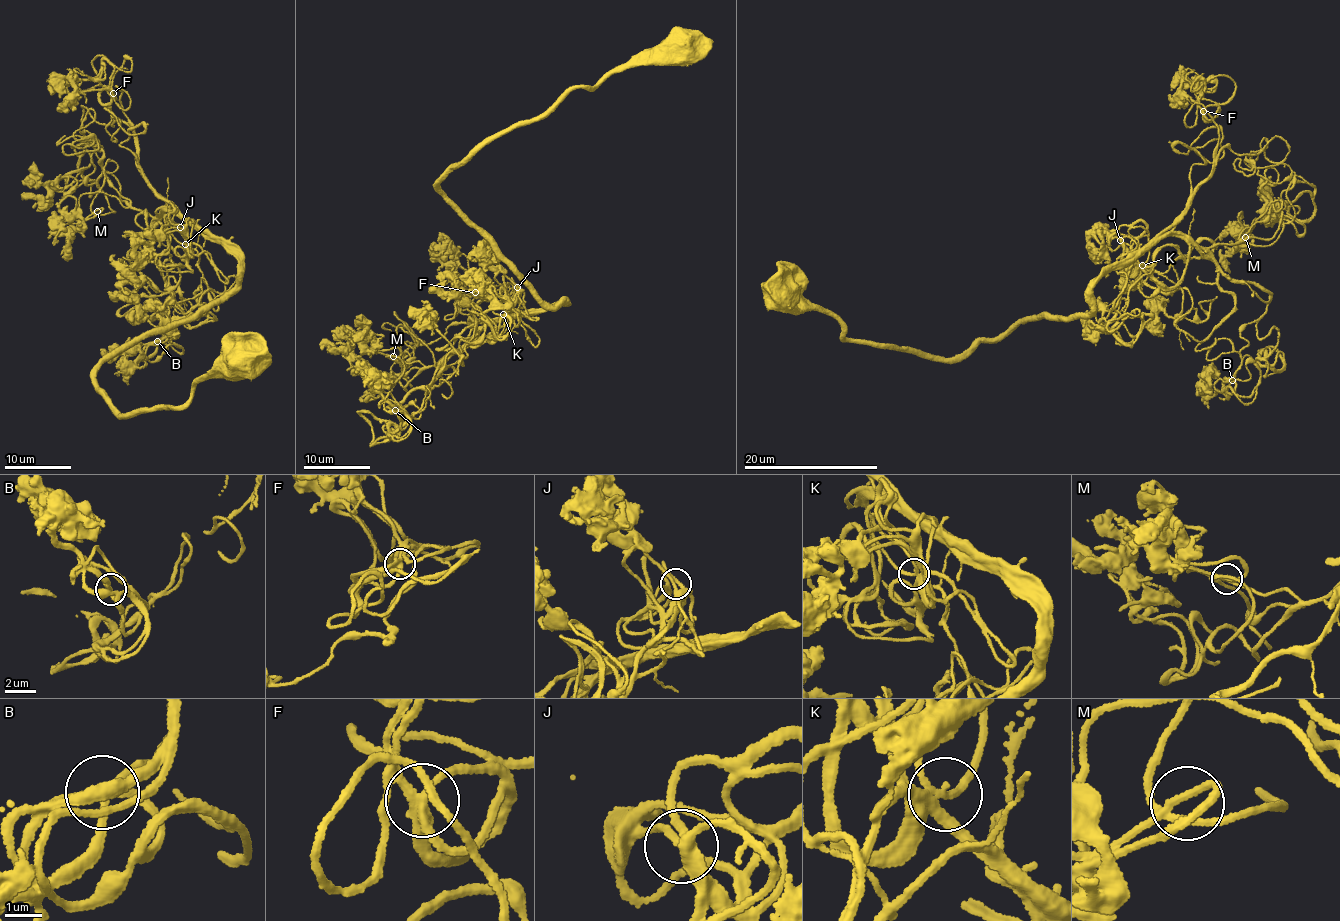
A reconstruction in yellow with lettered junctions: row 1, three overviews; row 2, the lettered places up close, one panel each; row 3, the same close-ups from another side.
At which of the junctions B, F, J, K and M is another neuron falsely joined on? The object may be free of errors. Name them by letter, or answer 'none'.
none

